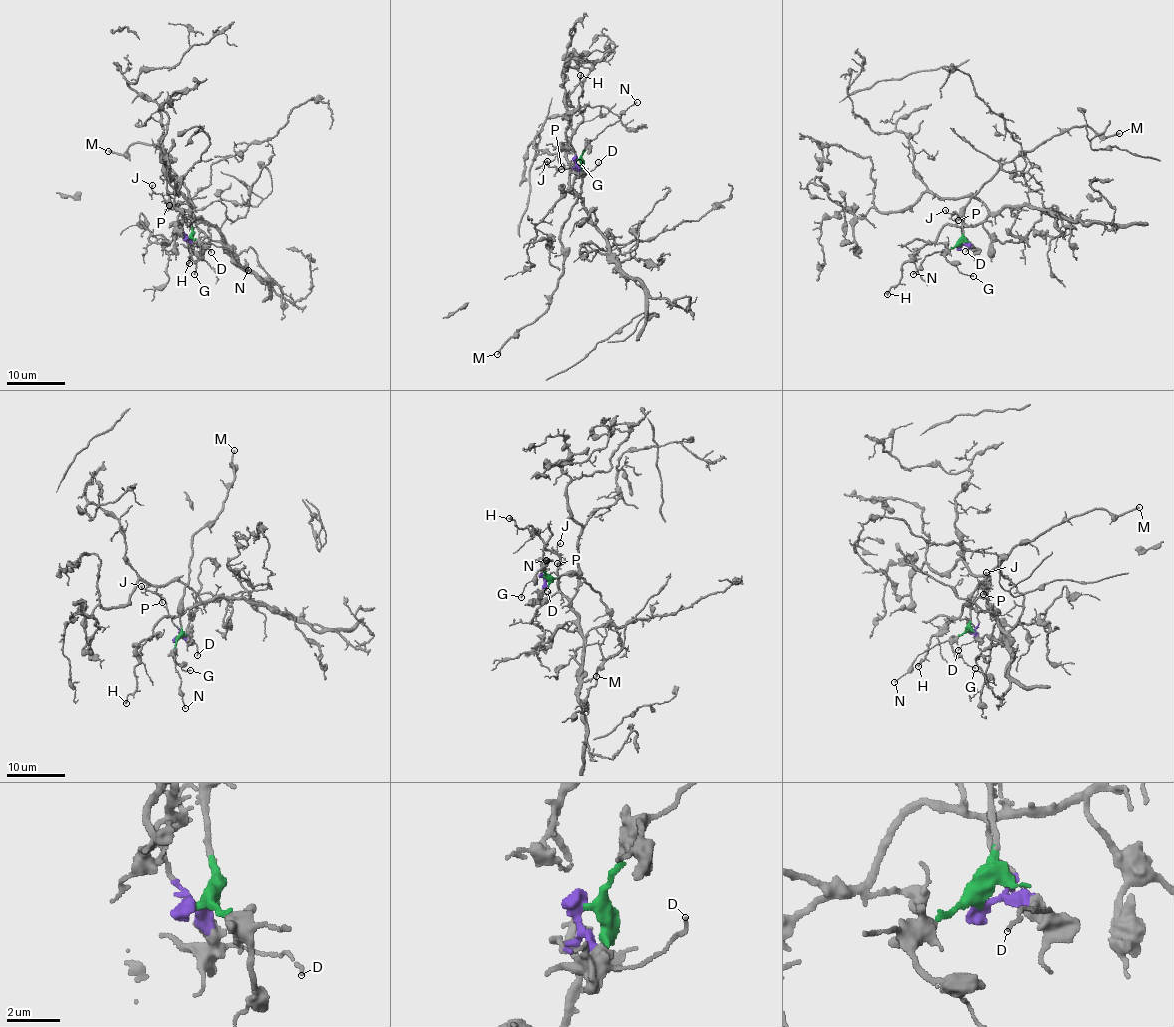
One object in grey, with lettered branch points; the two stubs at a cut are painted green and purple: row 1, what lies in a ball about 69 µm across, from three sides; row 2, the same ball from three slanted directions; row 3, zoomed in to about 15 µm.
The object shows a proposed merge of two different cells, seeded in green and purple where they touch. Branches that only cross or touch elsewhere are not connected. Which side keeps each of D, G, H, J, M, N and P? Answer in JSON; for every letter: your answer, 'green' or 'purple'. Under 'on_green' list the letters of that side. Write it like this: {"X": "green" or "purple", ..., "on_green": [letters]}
{"D": "purple", "G": "green", "H": "purple", "J": "purple", "M": "green", "N": "green", "P": "purple", "on_green": ["G", "M", "N"]}

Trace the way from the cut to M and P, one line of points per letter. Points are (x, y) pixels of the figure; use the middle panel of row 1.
M: (578, 160), (584, 177), (577, 202), (561, 233), (563, 272), (541, 315), (506, 340), (497, 354)
P: (578, 160), (574, 169), (570, 166), (572, 164), (561, 168)

